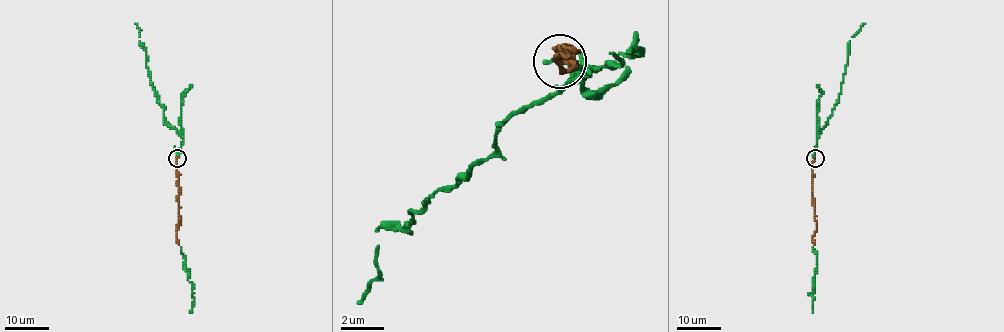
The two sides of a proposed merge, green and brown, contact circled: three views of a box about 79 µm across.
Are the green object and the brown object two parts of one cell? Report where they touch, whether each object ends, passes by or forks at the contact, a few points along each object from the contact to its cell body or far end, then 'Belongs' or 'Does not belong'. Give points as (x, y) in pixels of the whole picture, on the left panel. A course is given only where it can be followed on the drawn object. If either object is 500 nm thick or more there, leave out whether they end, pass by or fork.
Place: (177, 158). At the ring green passes by. At the ring brown ends. Course of green: (177, 157), (182, 137), (165, 119), (164, 108), (149, 81), (146, 52), (135, 24). Course of brown: (177, 157), (180, 194), (179, 225), (176, 232), (179, 245). Belongs

